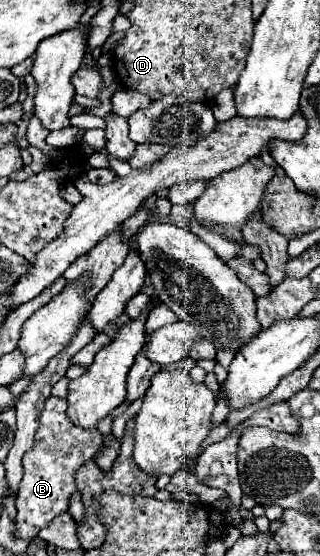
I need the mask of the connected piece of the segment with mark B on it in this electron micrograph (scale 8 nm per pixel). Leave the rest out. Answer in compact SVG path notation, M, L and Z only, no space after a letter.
M49 397L41 413L39 429L35 433L33 447L23 457L23 479L17 493L17 537L33 539L47 527L53 517L69 509L69 501L77 491L75 473L85 465L102 444L103 435L99 431L79 429L67 417L67 399Z

